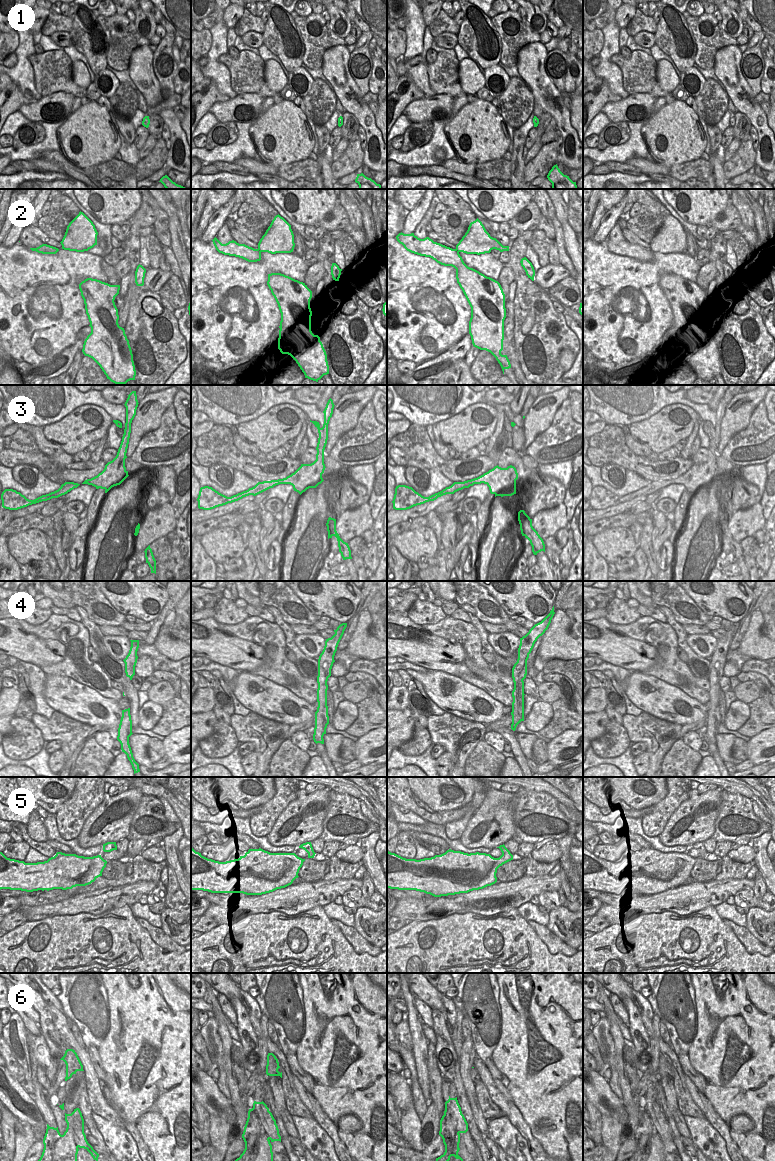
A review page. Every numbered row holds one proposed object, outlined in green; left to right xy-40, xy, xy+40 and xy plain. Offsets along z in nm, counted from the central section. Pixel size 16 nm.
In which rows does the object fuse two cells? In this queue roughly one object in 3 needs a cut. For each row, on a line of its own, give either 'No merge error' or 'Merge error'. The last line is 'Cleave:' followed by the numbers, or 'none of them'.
1: No merge error
2: No merge error
3: No merge error
4: Merge error
5: No merge error
6: Merge error
Cleave: 4, 6

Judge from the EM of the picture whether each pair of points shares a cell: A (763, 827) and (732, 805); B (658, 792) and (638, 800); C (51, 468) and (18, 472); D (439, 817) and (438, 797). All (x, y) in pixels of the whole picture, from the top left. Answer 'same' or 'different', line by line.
A: same
B: same
C: different
D: different

